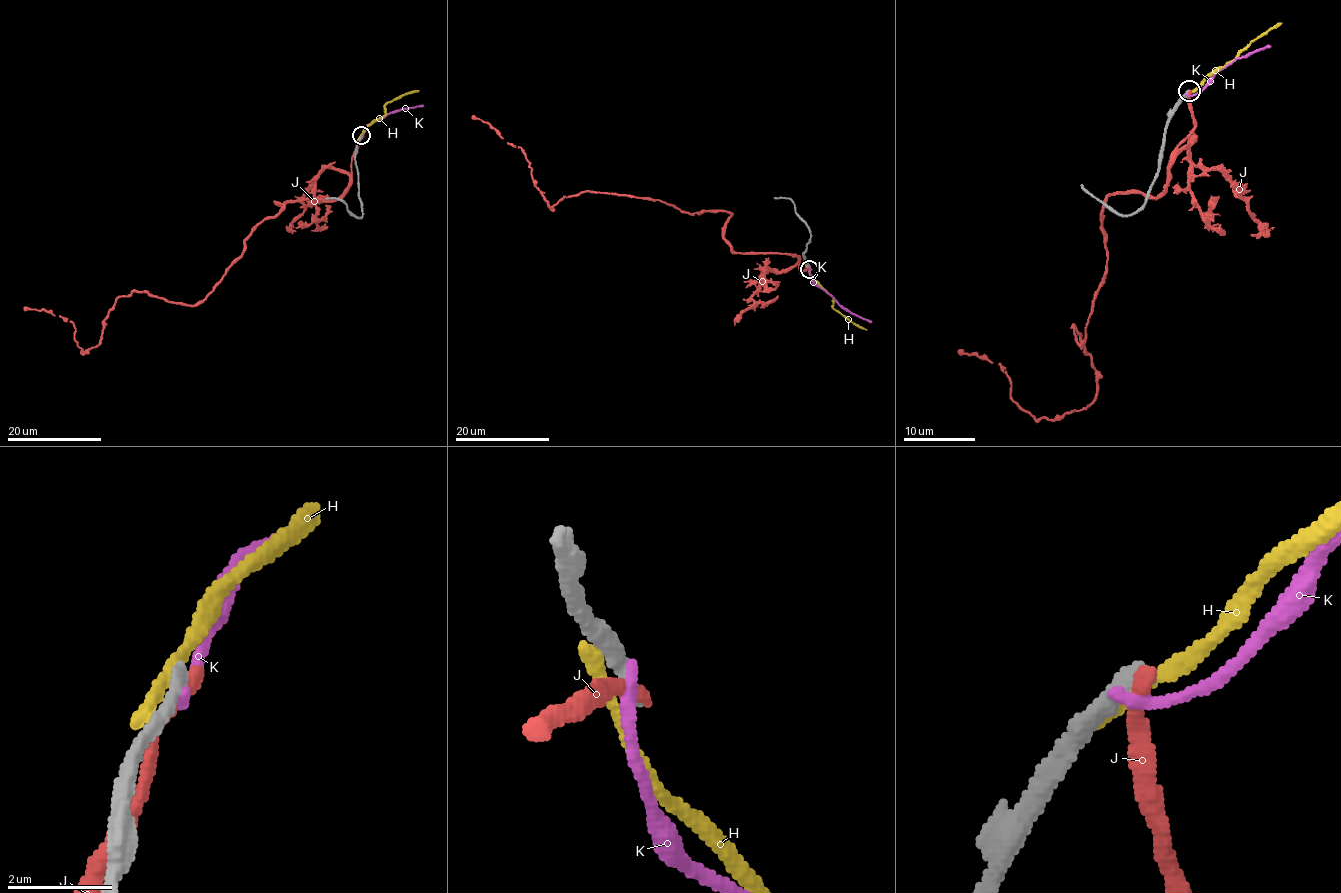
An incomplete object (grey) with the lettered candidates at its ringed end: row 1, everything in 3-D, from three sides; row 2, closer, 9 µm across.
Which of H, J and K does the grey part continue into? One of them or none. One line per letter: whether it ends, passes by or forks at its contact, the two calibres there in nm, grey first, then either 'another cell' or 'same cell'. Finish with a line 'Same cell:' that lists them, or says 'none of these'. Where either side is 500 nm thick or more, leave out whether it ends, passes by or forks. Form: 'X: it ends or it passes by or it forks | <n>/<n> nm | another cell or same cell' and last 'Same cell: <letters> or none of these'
H: it ends | 320/300 nm | another cell
J: it ends | 340/320 nm | another cell
K: it ends | 380/240 nm | another cell
Same cell: none of these

